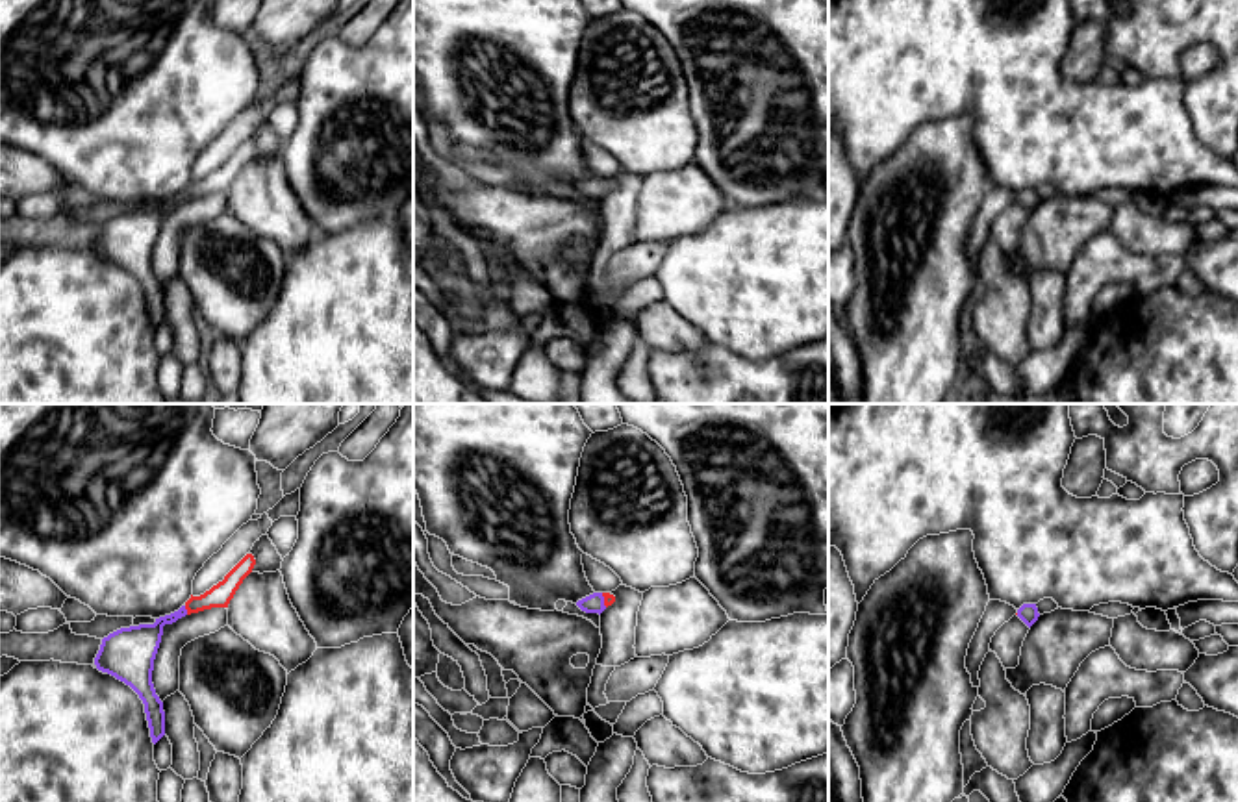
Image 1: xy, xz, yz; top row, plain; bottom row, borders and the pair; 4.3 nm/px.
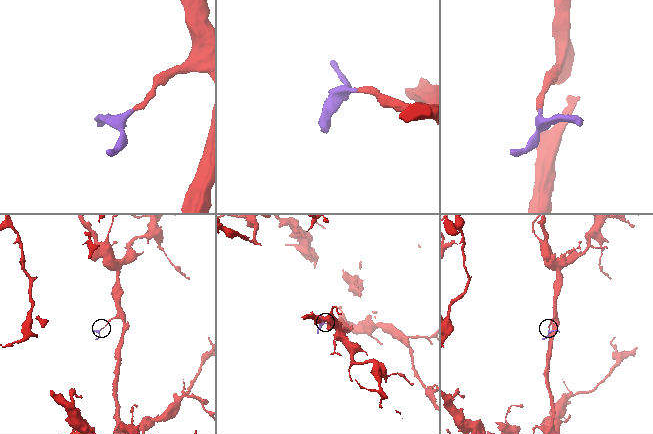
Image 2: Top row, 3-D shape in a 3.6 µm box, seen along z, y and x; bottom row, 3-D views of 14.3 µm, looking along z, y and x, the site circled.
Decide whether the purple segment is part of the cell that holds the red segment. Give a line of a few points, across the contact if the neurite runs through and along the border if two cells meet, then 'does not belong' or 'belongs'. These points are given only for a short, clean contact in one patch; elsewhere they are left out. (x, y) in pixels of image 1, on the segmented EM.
line xy (219, 595), (186, 608), (165, 619), (141, 643); belongs

